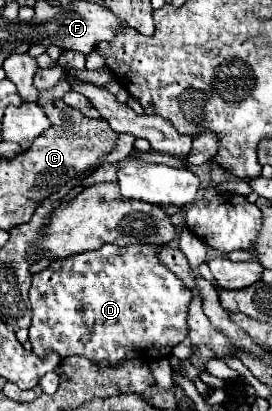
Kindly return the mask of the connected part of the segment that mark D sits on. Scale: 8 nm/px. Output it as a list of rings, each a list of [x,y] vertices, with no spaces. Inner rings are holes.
[[[105,244],[93,252],[51,262],[43,272],[33,276],[29,290],[33,308],[29,340],[39,358],[47,356],[49,352],[57,352],[59,356],[79,354],[93,362],[109,360],[111,364],[117,364],[123,358],[141,358],[145,362],[167,358],[167,348],[173,348],[187,338],[187,306],[191,298],[191,290],[185,288],[183,282],[159,262],[155,246],[137,244],[119,248]]]

